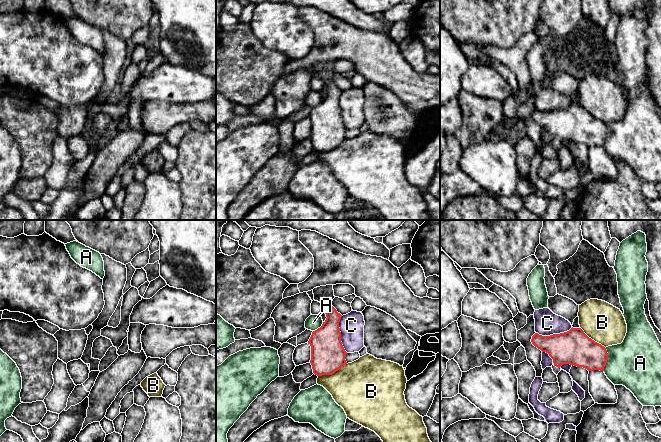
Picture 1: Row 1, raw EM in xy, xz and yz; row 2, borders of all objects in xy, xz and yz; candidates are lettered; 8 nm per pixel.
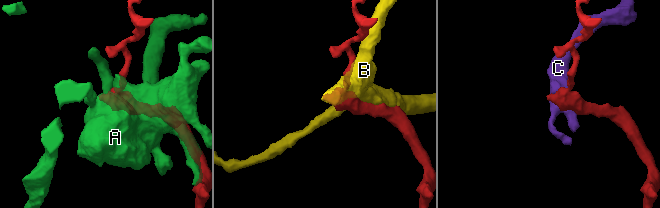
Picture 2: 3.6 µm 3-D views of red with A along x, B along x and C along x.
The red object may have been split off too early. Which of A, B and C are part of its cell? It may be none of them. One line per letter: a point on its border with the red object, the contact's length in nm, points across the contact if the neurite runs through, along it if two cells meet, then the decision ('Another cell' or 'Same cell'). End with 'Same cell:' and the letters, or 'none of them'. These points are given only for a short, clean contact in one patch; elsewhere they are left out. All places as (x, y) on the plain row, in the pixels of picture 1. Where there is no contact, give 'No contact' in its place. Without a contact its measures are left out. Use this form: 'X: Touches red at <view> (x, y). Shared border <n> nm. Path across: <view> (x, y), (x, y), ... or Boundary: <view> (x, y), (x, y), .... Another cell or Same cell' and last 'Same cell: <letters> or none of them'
A: Touches red at yz (607, 134). Shared border 190 nm. Another cell
B: Touches red at xz (332, 149). Shared border 260 nm. Another cell
C: Touches red at xz (340, 110). Shared border 300 nm. Another cell
Same cell: none of them

